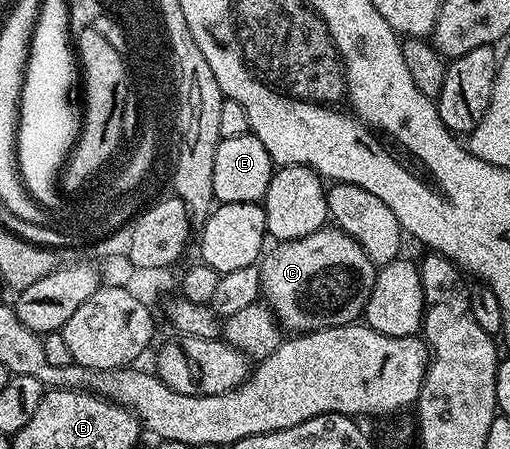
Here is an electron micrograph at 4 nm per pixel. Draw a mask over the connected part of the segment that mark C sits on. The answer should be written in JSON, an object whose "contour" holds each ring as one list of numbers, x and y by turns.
{"contour":[[326,228,311,232,311,236,303,236,299,240,283,242,274,247,259,262,261,294,264,305,273,311,282,331,309,334,312,330,356,322,364,315,371,288,377,279,378,267,374,266,367,252,363,252,361,245,349,234,339,228]]}

